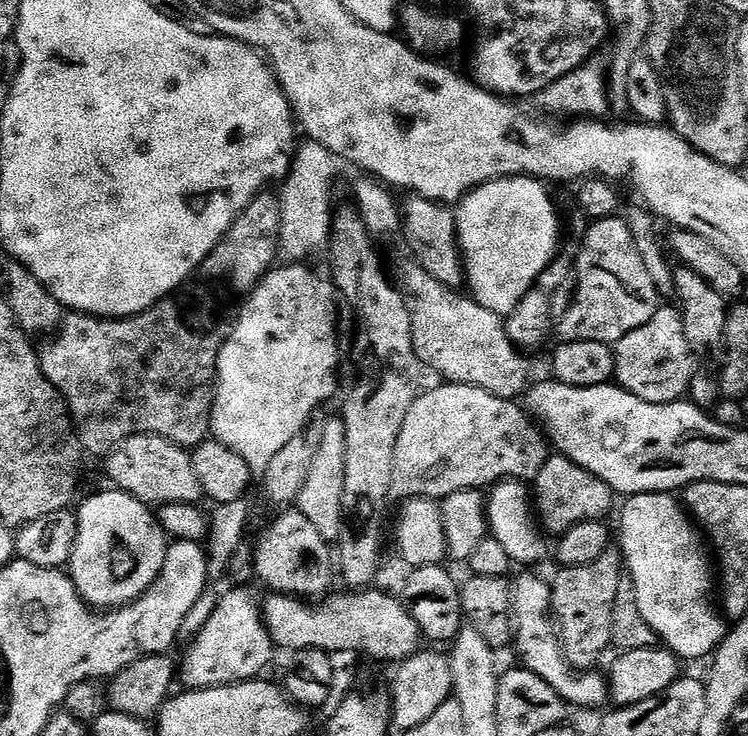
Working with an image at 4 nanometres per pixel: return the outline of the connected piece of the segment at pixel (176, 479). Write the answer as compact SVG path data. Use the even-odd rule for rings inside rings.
M138 434L126 438L107 453L108 476L115 487L128 492L149 506L165 504L199 505L204 496L198 482L198 474L192 465L192 457L185 449L161 436Z

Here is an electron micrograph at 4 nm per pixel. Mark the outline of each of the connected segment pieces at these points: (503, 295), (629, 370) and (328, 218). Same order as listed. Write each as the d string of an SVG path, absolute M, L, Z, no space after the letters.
M523 176L491 180L468 193L455 209L456 235L464 258L466 284L469 289L472 287L471 299L501 318L508 317L514 311L521 298L539 281L541 274L558 255L556 247L560 244L560 220L544 188L547 187L541 181Z
M660 306L645 325L626 334L614 345L614 380L630 394L651 404L675 404L688 396L688 387L698 374L694 349L684 333L684 317L679 307Z
M308 142L304 149L299 149L298 155L293 159L292 167L283 181L284 196L279 197L280 202L280 246L279 255L284 256L288 262L304 262L307 256L312 256L316 251L323 249L328 243L329 235L332 231L332 183L336 180L337 157L331 152L315 142Z

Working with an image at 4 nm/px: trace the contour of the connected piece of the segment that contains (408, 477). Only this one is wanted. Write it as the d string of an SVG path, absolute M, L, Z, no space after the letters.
M451 382L441 383L441 388L432 388L429 392L421 391L415 402L410 406L406 418L402 422L402 430L398 434L398 442L394 446L394 466L392 467L392 490L391 495L397 496L397 501L403 502L413 498L443 498L461 492L467 488L477 490L487 489L489 486L495 486L501 481L535 481L537 474L542 470L542 466L548 461L550 455L550 445L541 429L530 419L527 411L520 408L512 400L504 400L500 396L490 394L481 388L475 388L469 384L454 384Z

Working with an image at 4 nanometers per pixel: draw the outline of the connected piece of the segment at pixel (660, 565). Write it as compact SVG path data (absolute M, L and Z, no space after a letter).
M628 502L624 513L620 516L618 548L622 553L627 575L636 591L638 610L641 611L642 618L656 632L659 643L681 661L700 660L703 656L711 657L722 639L721 613L719 611L716 613L712 609L711 602L708 601L708 587L711 586L712 580L708 577L708 556L696 541L697 529L691 523L688 523L689 525L660 524L656 516L644 516L639 520L640 512L632 504L635 503Z

